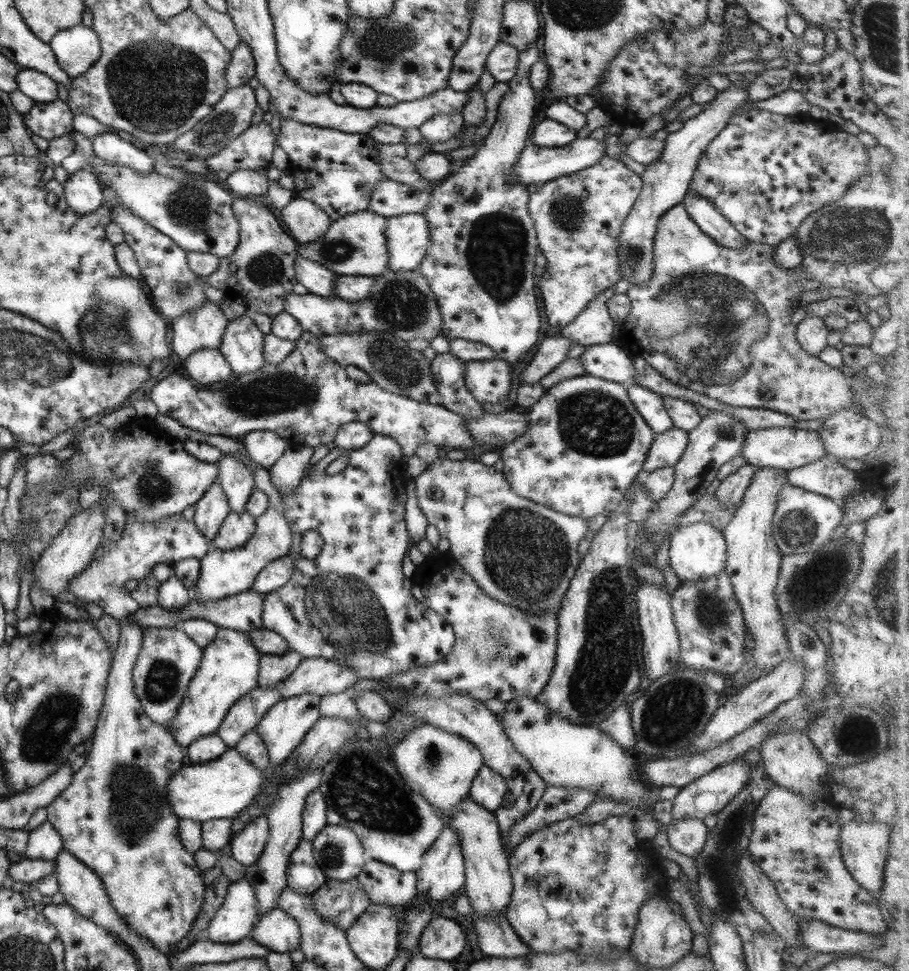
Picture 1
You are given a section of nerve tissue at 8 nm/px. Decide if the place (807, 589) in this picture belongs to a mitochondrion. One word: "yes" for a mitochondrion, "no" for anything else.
yes

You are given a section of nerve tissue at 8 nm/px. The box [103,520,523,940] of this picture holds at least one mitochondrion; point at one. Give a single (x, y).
(361, 790)

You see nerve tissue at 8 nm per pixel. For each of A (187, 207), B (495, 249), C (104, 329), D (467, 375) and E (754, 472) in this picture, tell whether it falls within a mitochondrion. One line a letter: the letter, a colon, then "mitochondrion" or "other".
A: mitochondrion
B: mitochondrion
C: mitochondrion
D: other
E: other

